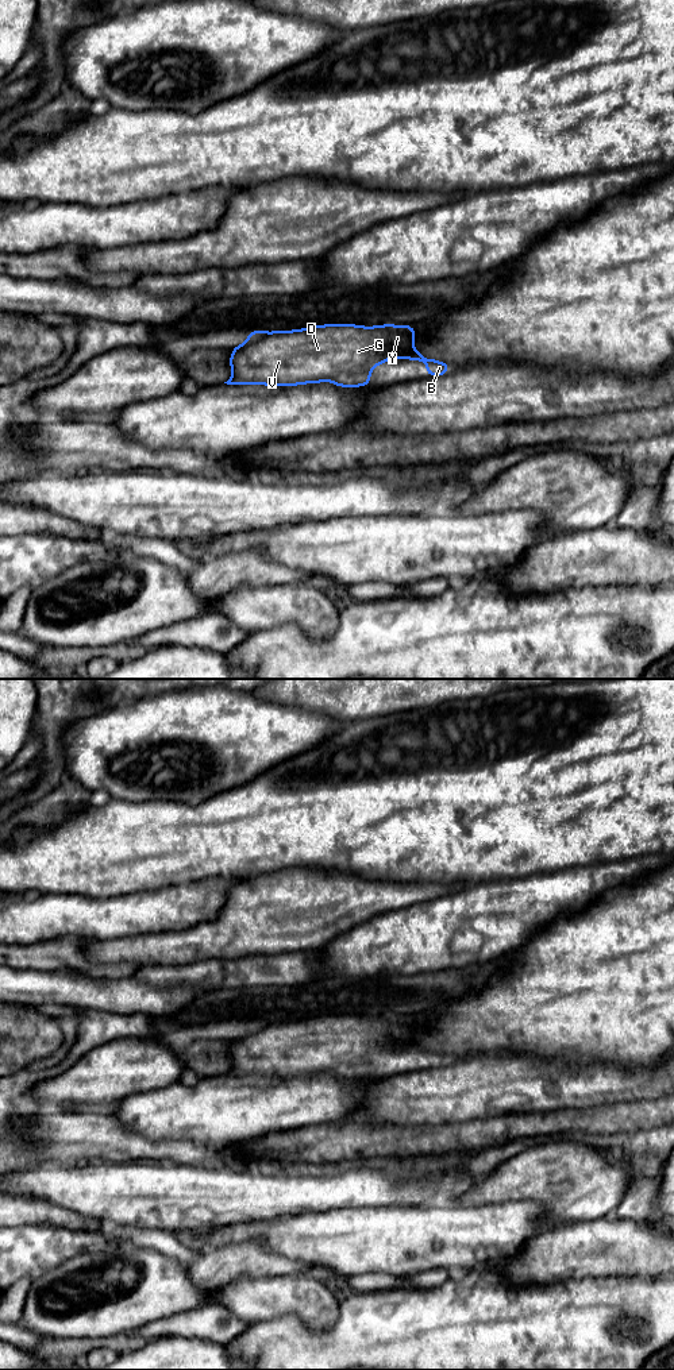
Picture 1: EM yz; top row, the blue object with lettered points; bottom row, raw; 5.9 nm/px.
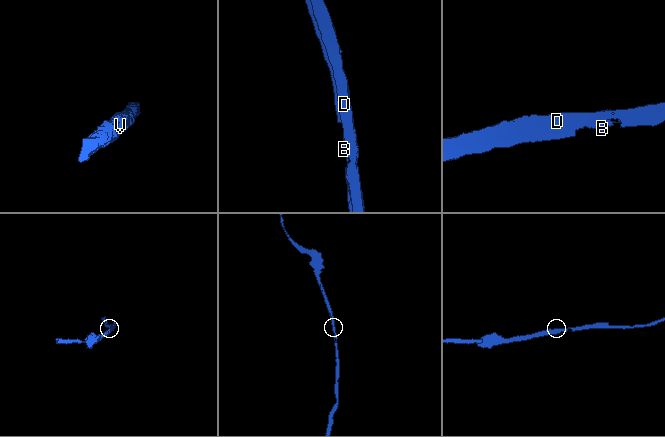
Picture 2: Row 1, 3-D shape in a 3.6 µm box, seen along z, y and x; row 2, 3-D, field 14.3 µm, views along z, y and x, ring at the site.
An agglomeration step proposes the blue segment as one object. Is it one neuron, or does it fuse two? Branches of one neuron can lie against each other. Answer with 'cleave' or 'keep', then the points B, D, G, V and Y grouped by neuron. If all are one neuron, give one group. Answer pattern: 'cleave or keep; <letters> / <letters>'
keep; B D G V Y

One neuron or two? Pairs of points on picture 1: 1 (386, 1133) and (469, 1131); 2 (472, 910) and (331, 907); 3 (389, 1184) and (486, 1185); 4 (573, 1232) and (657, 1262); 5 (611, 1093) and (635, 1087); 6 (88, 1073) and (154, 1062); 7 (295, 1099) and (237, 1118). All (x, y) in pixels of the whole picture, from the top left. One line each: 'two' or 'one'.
1: one
2: two
3: two
4: one
5: one
6: one
7: one

